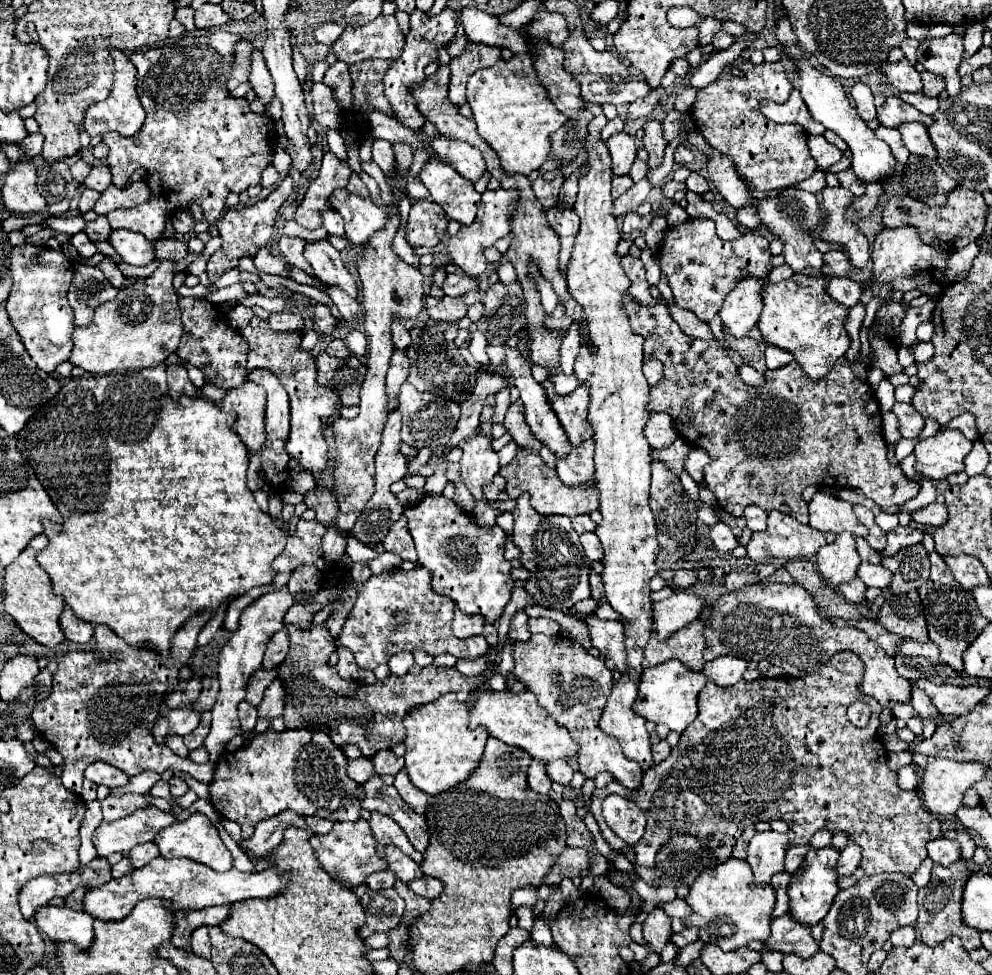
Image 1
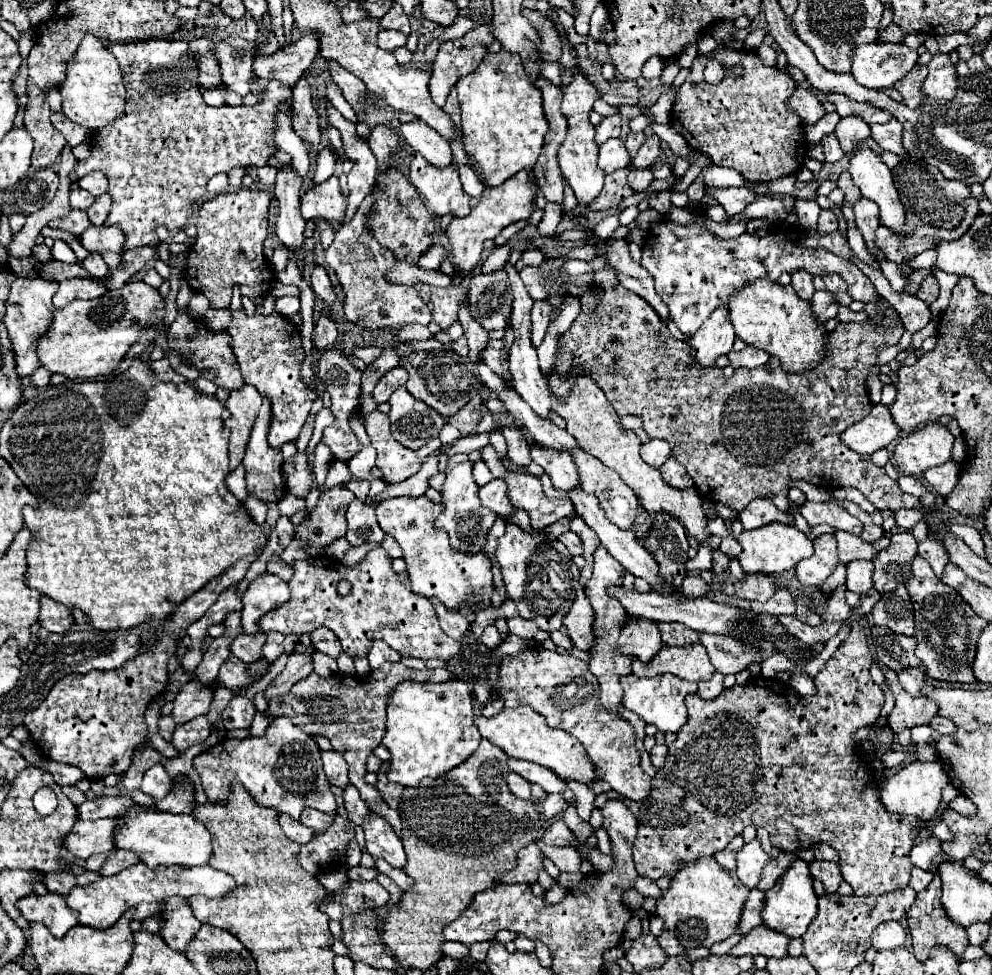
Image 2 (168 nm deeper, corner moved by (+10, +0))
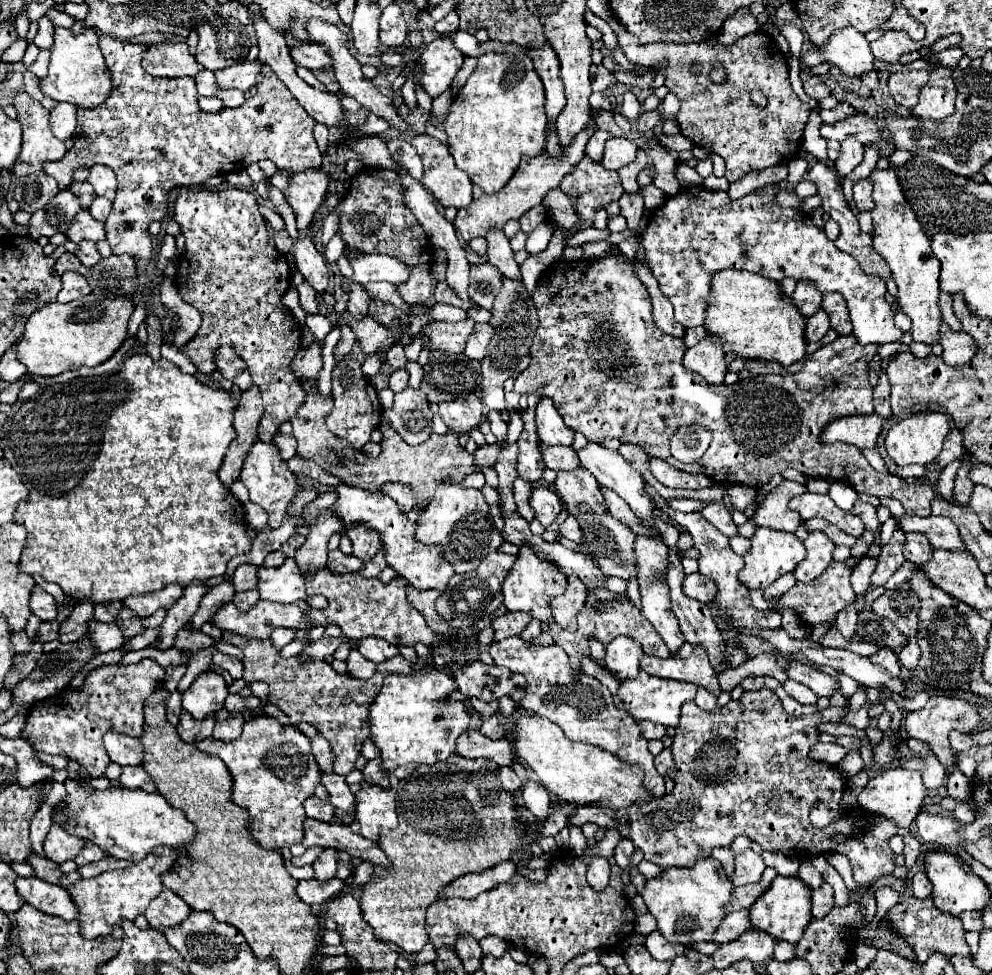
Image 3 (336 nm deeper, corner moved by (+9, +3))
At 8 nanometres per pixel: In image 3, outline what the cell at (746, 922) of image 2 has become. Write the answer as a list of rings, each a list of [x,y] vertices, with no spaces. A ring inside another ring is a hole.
[[[739,910],[739,912],[731,912],[727,914],[719,928],[715,930],[715,936],[711,938],[711,942],[715,944],[725,944],[725,942],[731,942],[735,940],[737,936],[741,936],[741,932],[749,930],[751,926],[747,924],[747,910]]]

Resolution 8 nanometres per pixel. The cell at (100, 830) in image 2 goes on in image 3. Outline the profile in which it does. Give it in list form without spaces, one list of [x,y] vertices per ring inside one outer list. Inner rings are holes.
[[[55,824],[51,826],[51,830],[49,830],[49,834],[45,836],[45,842],[43,842],[45,856],[55,864],[63,864],[67,860],[73,860],[83,846],[85,846],[85,842],[63,832],[61,828],[55,828]]]

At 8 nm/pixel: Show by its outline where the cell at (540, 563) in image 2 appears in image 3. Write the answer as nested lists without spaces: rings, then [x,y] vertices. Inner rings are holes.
[[[523,546],[519,548],[519,560],[515,562],[515,572],[511,572],[511,576],[507,576],[505,584],[503,584],[503,596],[505,596],[505,606],[509,612],[527,612],[533,618],[537,618],[539,622],[547,622],[551,618],[551,610],[547,600],[551,596],[559,596],[565,592],[567,588],[567,576],[563,576],[563,572],[559,572],[553,564],[545,564],[543,560],[539,560],[535,556],[535,552],[531,552],[531,548]]]

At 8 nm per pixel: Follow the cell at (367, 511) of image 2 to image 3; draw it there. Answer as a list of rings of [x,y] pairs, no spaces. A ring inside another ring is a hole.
[[[349,528],[347,536],[353,542],[353,556],[361,562],[369,562],[379,552],[379,536],[375,536],[375,532],[367,532],[365,528]]]

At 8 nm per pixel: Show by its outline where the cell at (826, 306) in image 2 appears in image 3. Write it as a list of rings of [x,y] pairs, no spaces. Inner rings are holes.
[[[819,310],[815,316],[811,316],[811,320],[807,320],[805,326],[805,342],[813,344],[819,342],[825,334],[827,334],[827,316],[823,316],[823,310]]]

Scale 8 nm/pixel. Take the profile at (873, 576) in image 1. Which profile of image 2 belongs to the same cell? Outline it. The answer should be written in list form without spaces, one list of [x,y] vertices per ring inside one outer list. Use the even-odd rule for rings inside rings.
[[[850,561],[846,567],[848,567],[846,589],[860,593],[860,595],[866,595],[872,589],[874,563],[872,561]]]

